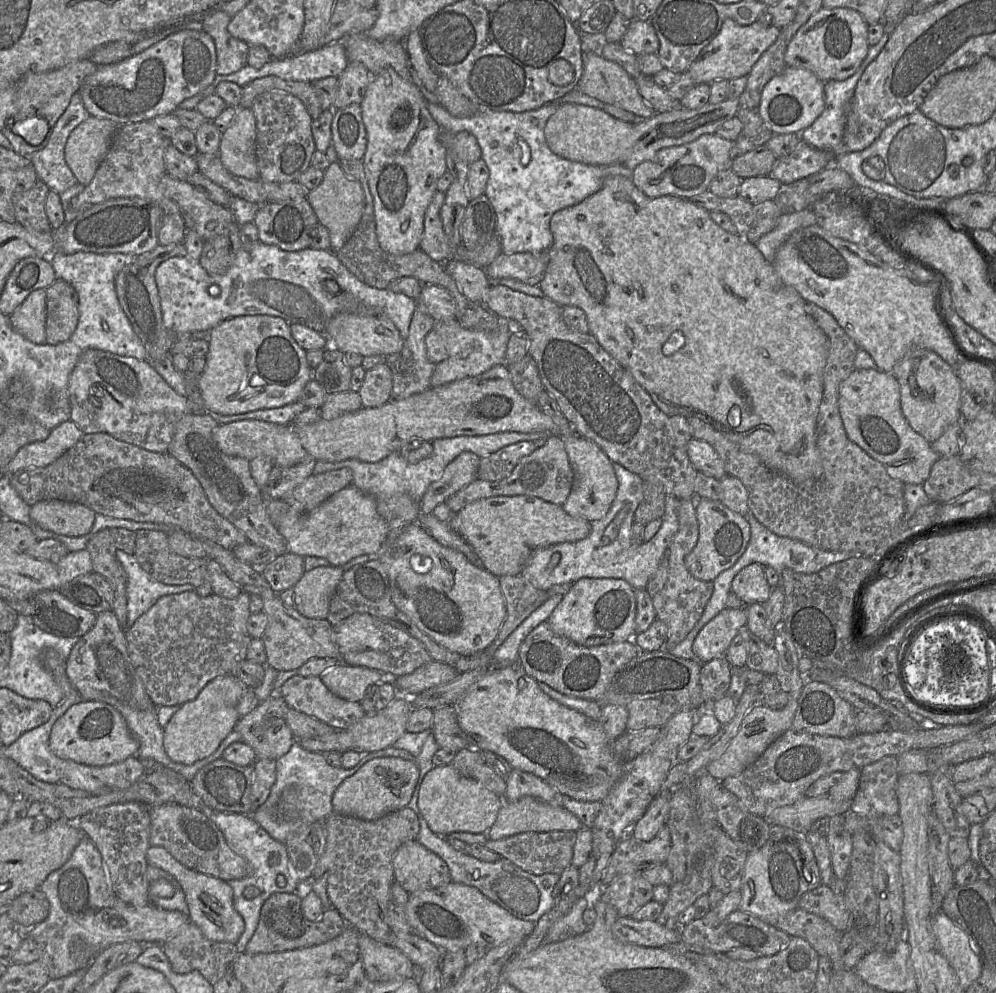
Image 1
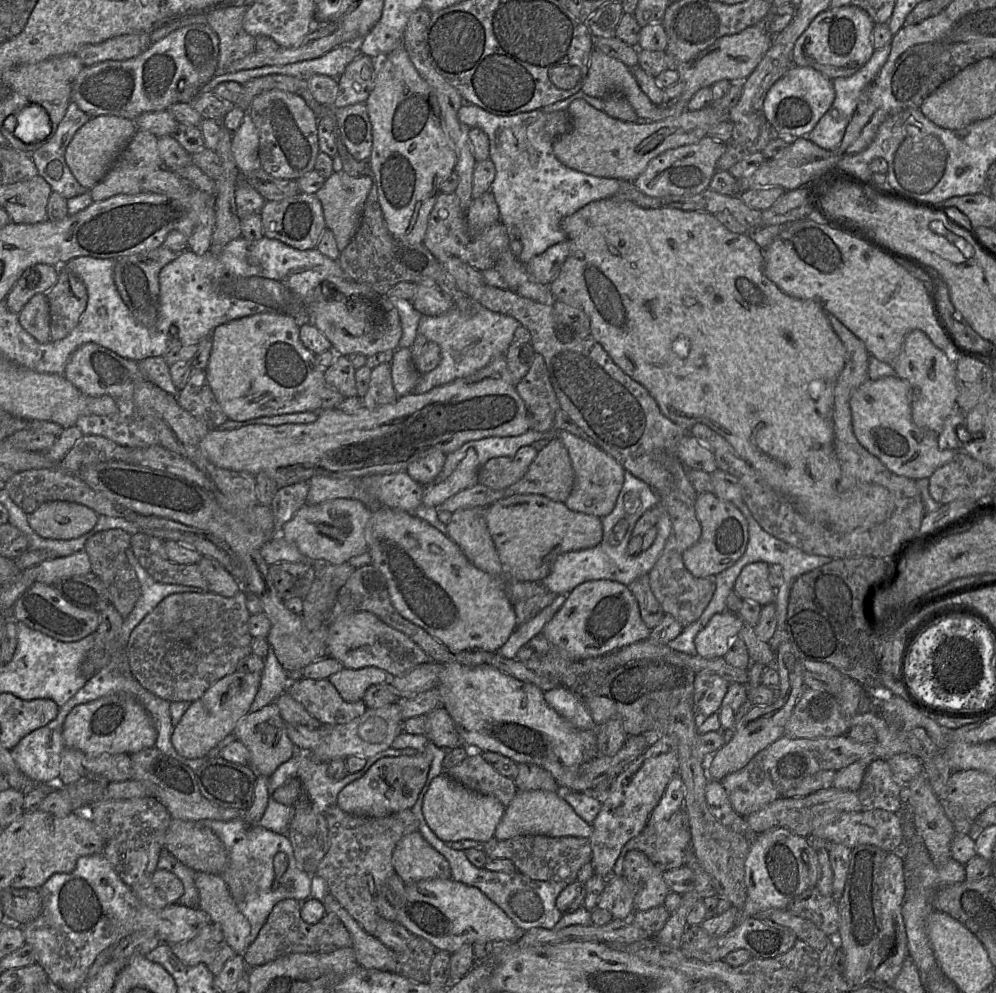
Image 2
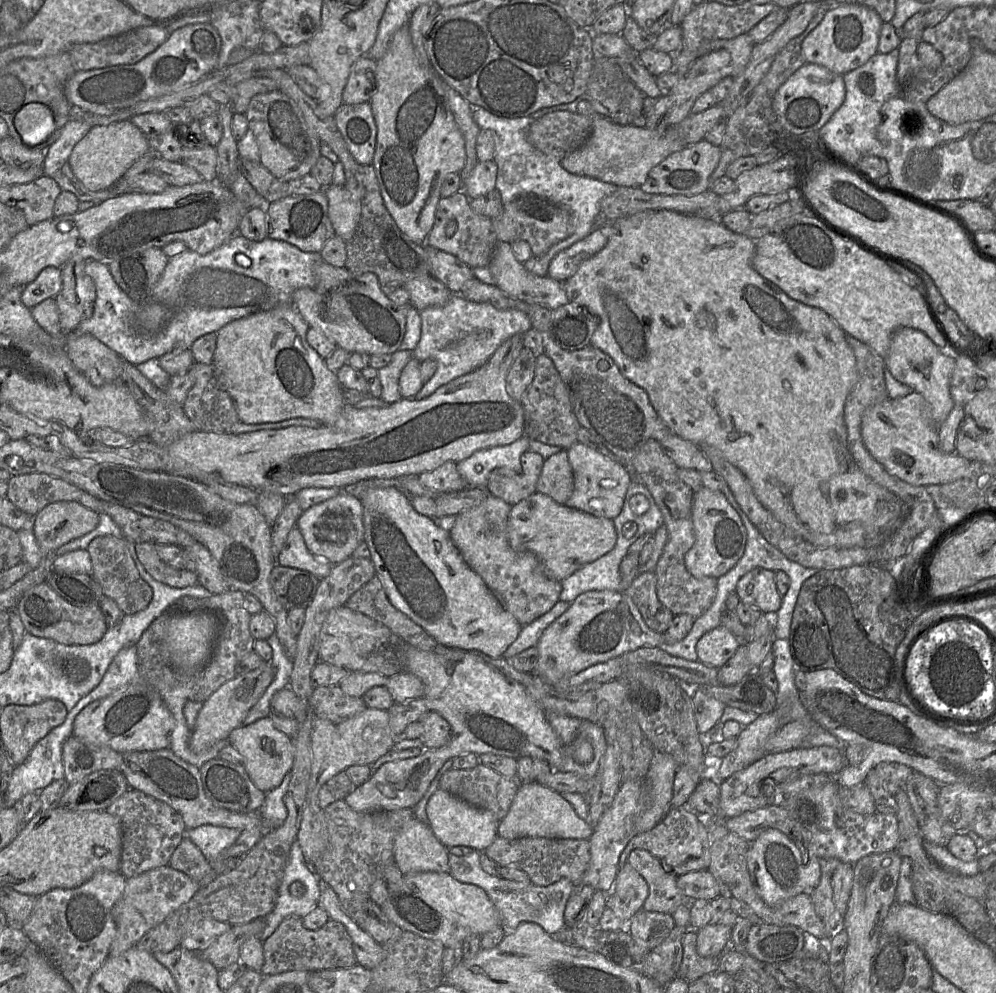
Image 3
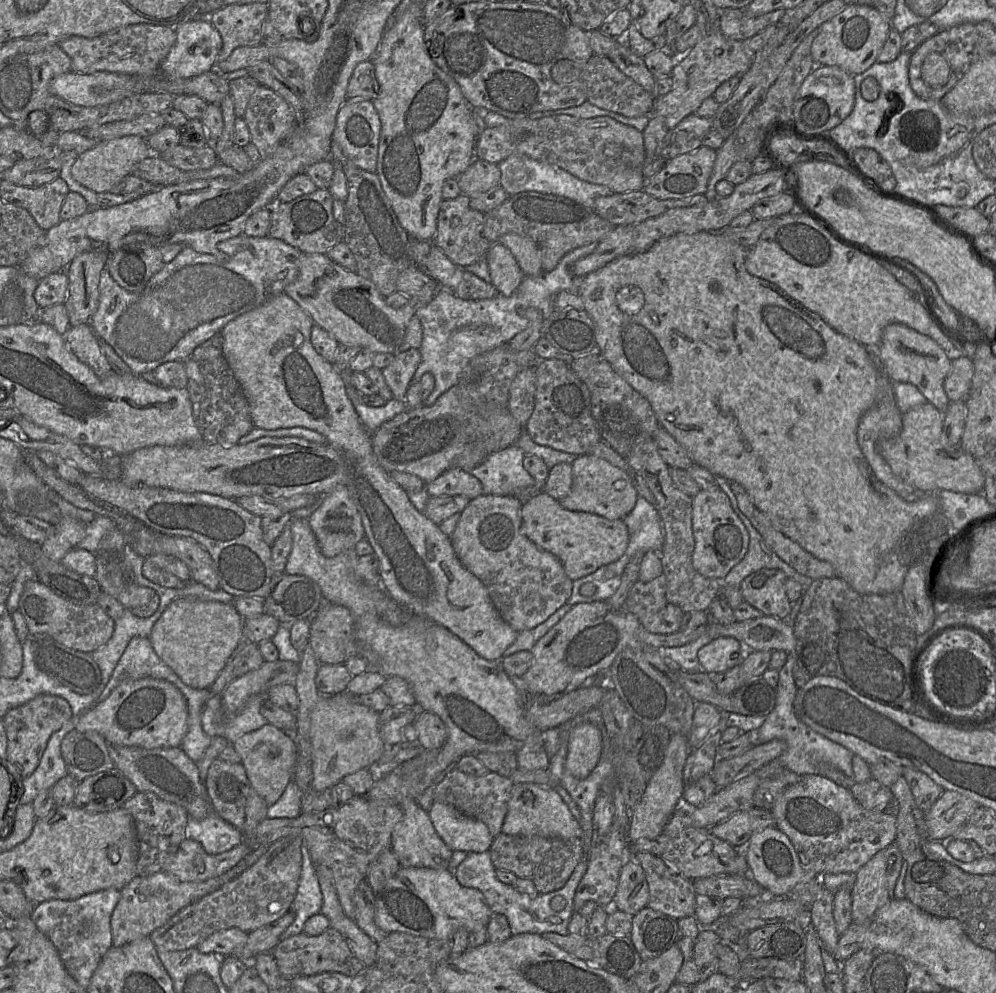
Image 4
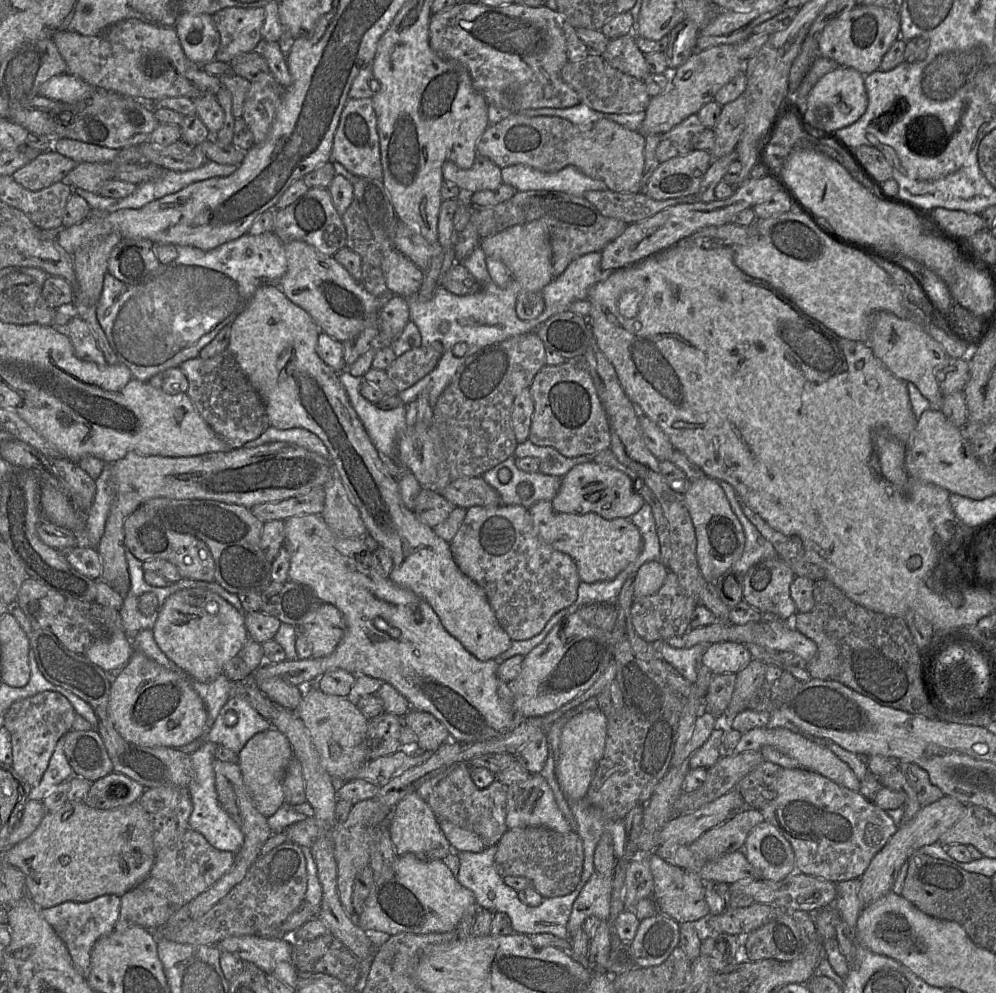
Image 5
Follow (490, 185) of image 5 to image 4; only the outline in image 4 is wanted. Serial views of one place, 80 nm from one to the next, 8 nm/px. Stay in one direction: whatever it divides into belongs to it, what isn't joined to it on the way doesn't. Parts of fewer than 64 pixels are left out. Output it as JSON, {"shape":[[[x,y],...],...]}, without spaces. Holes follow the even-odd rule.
{"shape":[[[476,158],[456,179],[461,193],[470,197],[499,186],[500,175],[497,164]]]}

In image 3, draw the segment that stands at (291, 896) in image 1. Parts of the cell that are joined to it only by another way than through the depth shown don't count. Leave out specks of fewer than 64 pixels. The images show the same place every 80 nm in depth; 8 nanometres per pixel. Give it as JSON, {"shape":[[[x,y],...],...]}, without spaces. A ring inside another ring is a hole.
{"shape":[[[289,916],[285,918],[275,931],[262,941],[264,964],[261,974],[275,975],[292,970],[315,972],[327,969],[351,968],[357,964],[352,940],[338,921],[329,919],[317,930],[309,930],[303,926],[303,918]]]}

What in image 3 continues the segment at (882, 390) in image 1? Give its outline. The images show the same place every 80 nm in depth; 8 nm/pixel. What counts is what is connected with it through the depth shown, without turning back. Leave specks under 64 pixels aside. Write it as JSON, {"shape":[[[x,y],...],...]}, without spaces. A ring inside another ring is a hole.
{"shape":[[[915,390],[905,397],[886,400],[868,407],[861,420],[861,436],[869,453],[887,472],[915,486],[941,485],[961,479],[966,475],[971,461],[956,452],[939,450],[938,425],[931,417],[931,409],[925,398]]]}

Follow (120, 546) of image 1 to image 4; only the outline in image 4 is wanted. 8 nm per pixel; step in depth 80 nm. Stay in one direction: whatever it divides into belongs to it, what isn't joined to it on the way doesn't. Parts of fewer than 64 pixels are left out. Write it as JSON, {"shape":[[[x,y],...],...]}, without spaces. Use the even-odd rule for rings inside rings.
{"shape":[[[98,550],[95,555],[95,578],[102,591],[116,598],[125,609],[139,617],[146,618],[156,612],[158,594],[136,583],[132,567],[123,553]]]}

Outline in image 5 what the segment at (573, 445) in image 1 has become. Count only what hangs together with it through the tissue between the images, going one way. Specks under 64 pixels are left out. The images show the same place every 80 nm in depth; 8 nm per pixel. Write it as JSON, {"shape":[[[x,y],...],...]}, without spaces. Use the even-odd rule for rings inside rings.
{"shape":[[[594,461],[577,464],[562,477],[561,486],[551,501],[559,513],[596,513],[606,520],[616,518],[630,519],[640,510],[645,501],[634,491],[631,479],[624,473],[601,466]]]}

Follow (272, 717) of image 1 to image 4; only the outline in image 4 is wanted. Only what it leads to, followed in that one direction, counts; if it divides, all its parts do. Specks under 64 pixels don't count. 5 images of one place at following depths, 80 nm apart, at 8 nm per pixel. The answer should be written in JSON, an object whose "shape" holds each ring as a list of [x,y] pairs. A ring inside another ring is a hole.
{"shape":[[[267,723],[248,732],[231,744],[241,757],[241,764],[247,777],[267,806],[278,801],[286,786],[292,781],[297,761],[297,746],[293,737],[283,730]]]}

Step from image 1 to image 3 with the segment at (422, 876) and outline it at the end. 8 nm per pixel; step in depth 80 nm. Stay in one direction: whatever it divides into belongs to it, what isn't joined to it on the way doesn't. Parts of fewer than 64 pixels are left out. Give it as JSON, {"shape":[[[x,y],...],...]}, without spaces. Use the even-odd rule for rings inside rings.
{"shape":[[[412,818],[399,831],[393,848],[394,862],[403,873],[412,874],[418,872],[450,872],[448,848],[434,835],[429,824]]]}

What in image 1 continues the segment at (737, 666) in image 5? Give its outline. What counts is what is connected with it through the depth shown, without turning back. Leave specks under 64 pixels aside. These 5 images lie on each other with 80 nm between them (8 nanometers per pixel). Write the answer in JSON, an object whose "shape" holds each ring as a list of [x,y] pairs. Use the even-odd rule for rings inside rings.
{"shape":[[[746,605],[737,609],[725,608],[713,617],[698,633],[692,651],[701,664],[725,655],[731,641],[746,626]]]}

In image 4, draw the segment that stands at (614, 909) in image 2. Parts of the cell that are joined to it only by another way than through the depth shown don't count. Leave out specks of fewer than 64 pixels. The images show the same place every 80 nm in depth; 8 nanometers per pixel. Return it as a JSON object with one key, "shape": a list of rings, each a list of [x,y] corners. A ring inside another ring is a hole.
{"shape":[[[633,855],[621,868],[611,908],[635,915],[647,906],[649,887],[642,866]]]}

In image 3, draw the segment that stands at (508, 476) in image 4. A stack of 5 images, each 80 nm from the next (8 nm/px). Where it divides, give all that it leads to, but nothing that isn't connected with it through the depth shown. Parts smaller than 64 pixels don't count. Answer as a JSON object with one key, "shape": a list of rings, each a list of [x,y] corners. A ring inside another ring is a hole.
{"shape":[[[529,437],[520,439],[505,446],[478,450],[469,458],[456,463],[459,474],[466,476],[473,488],[486,489],[490,472],[499,467],[506,467],[521,473],[521,455],[529,450]]]}

